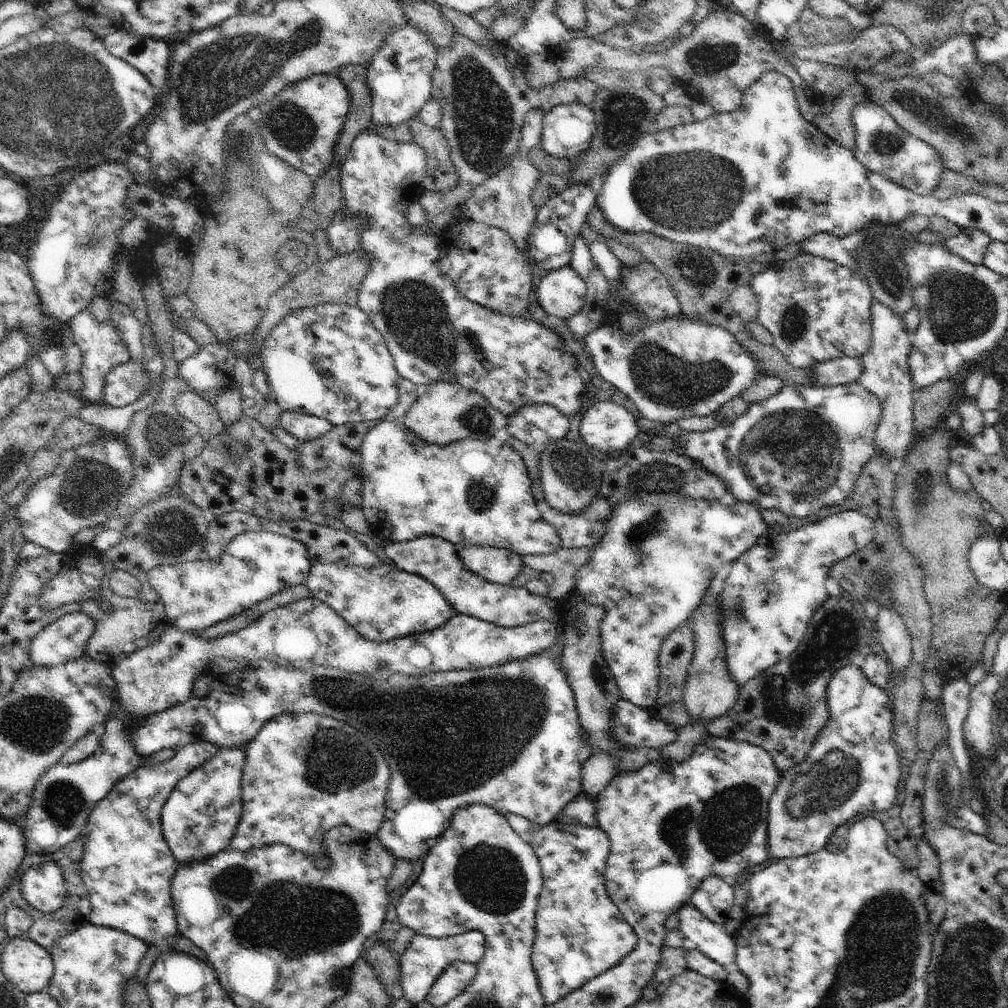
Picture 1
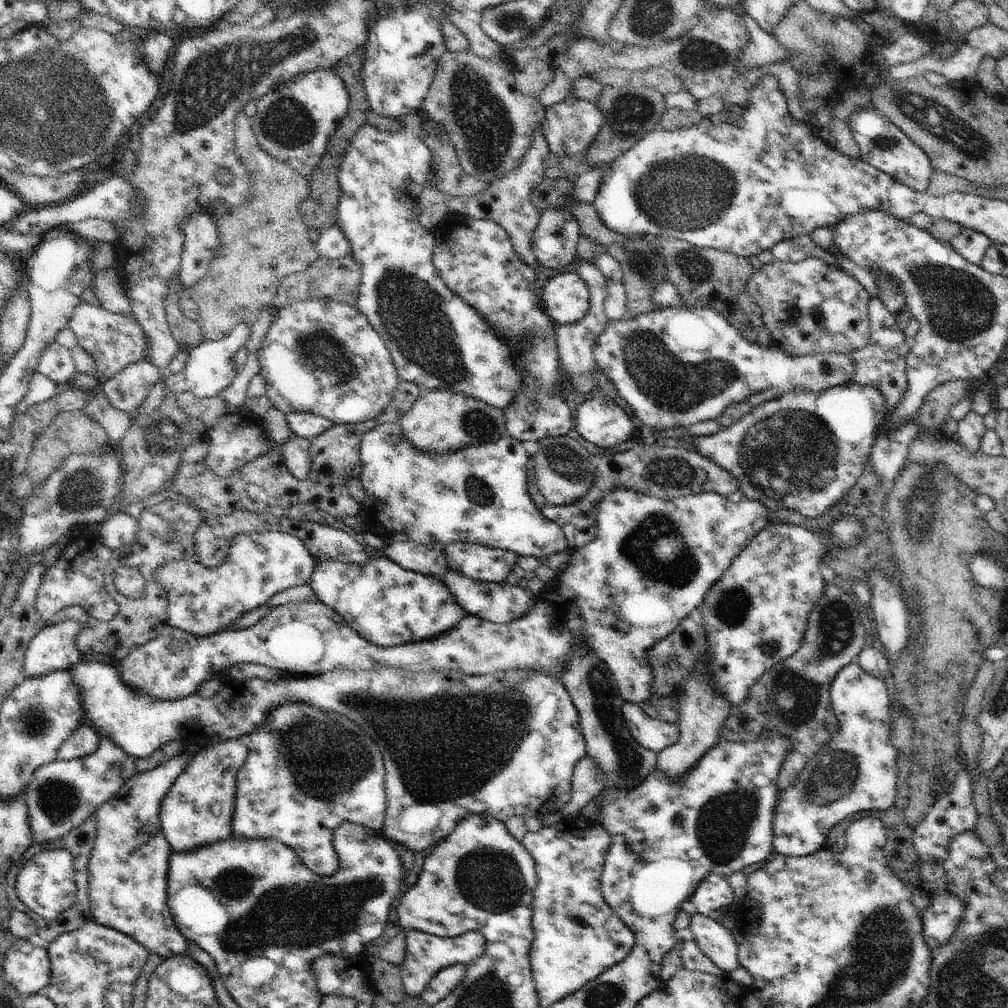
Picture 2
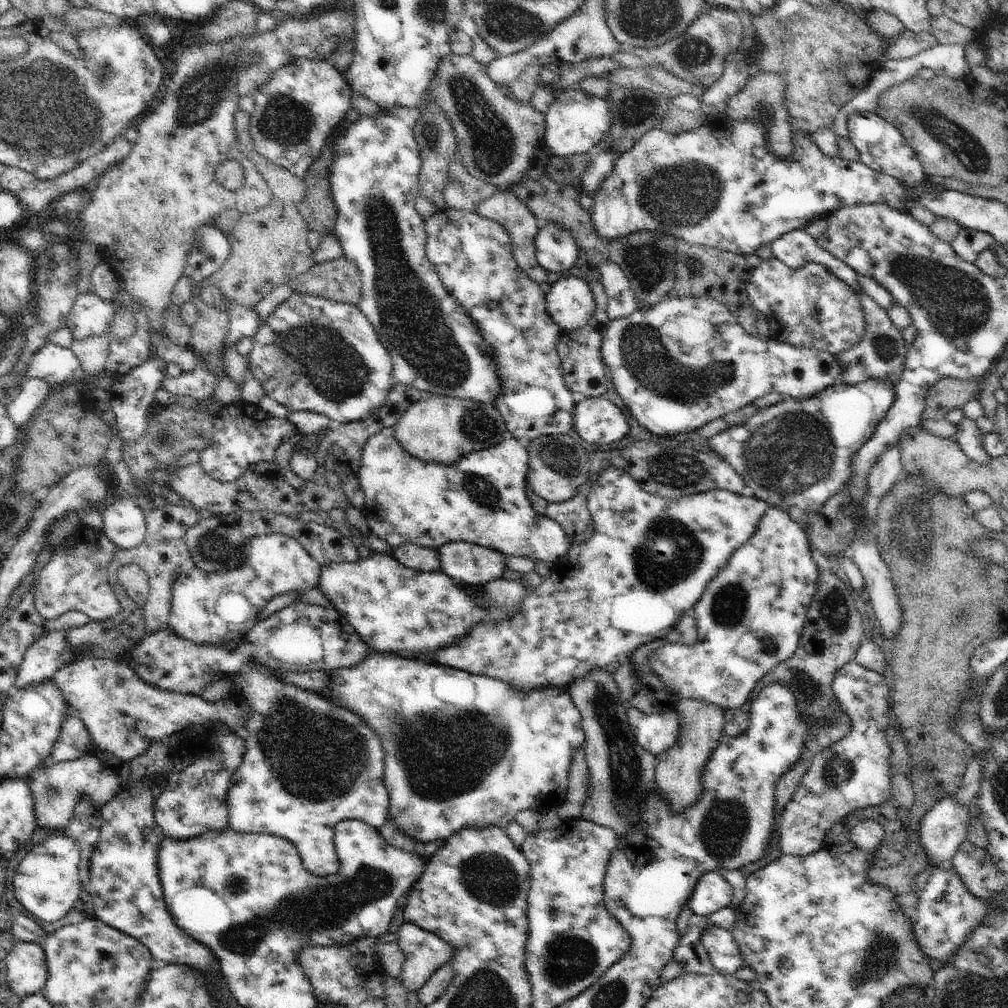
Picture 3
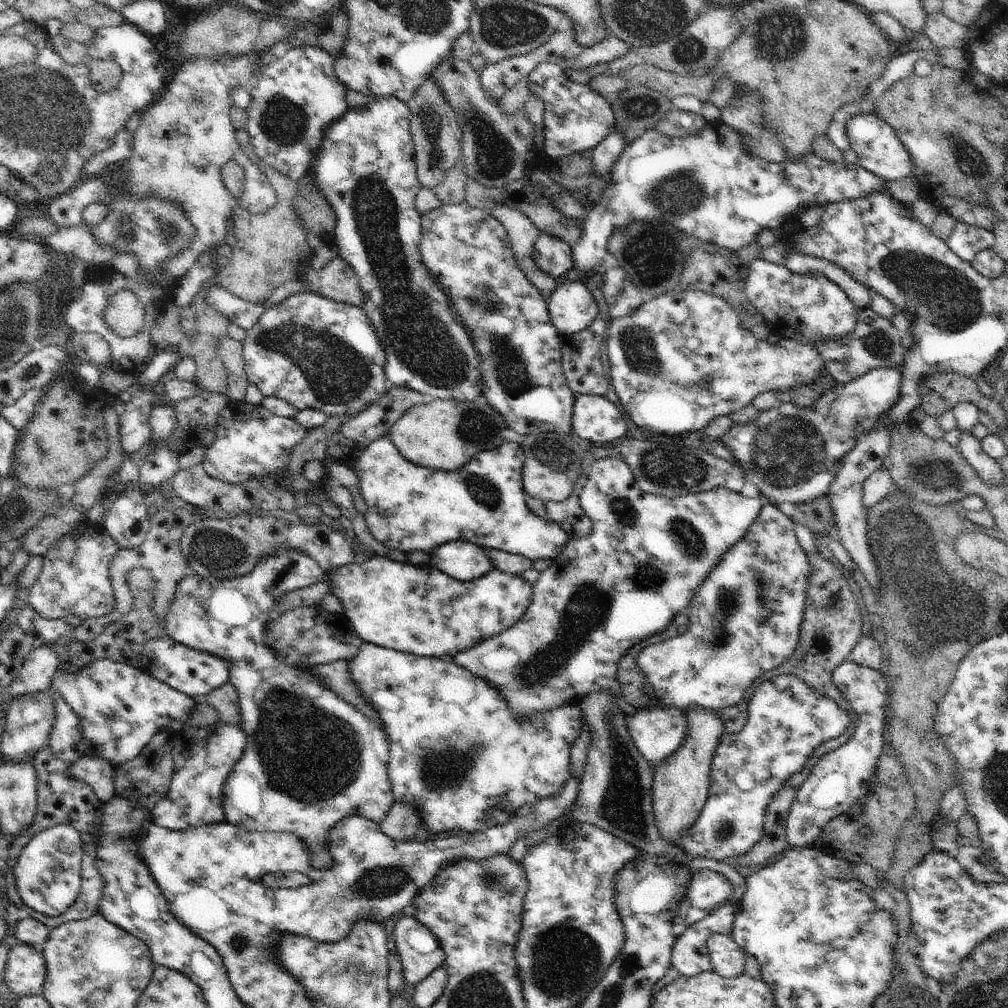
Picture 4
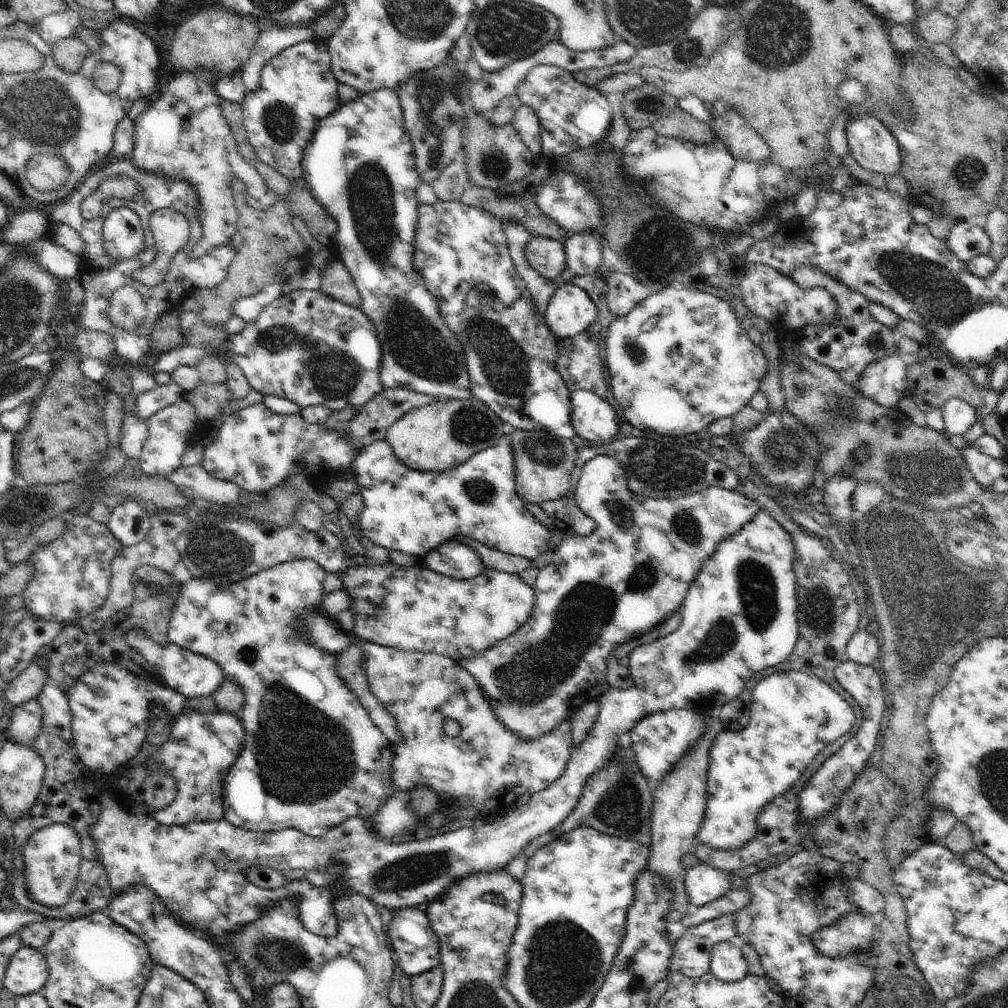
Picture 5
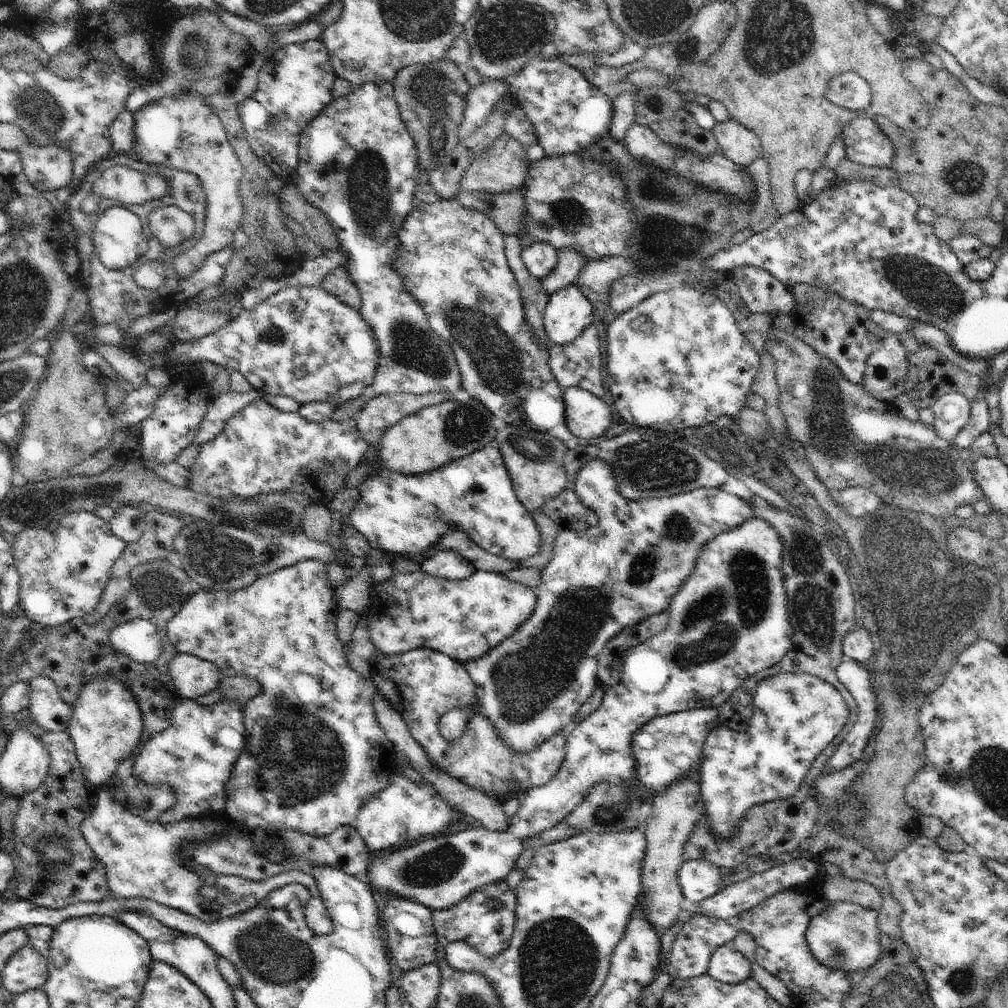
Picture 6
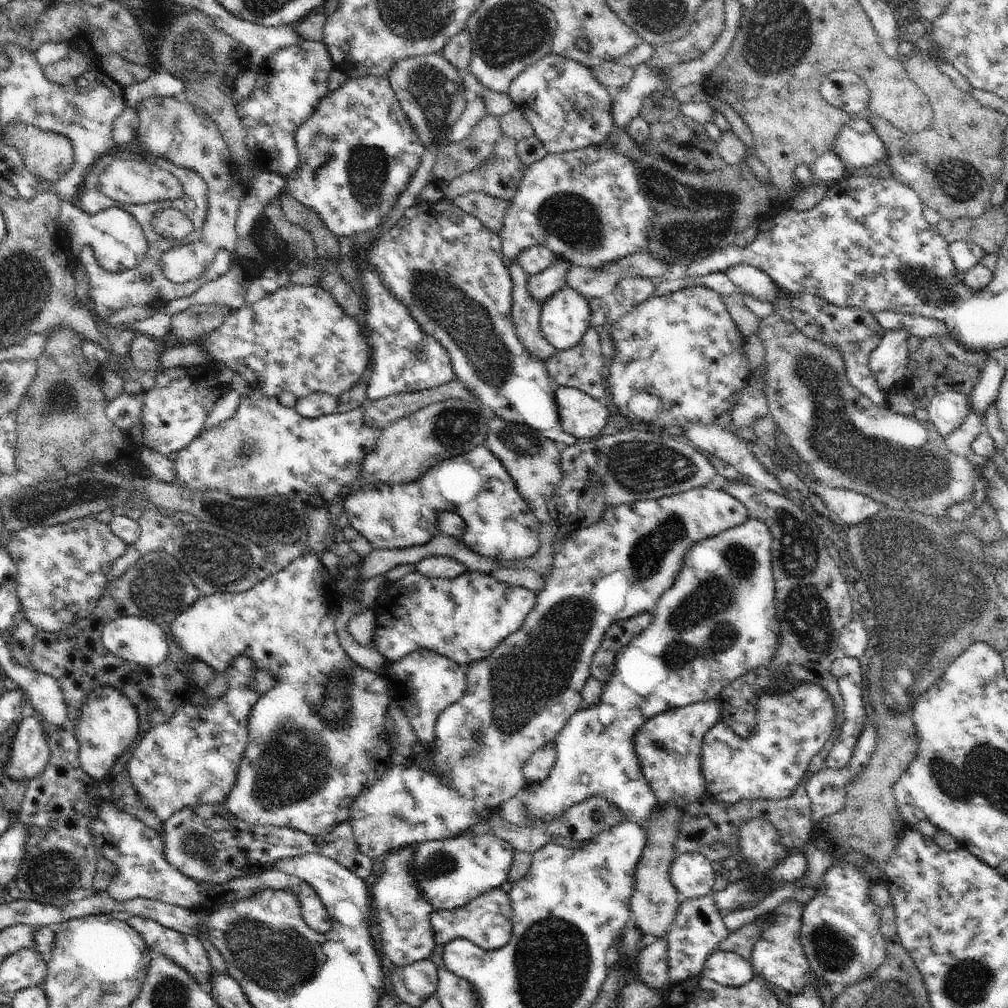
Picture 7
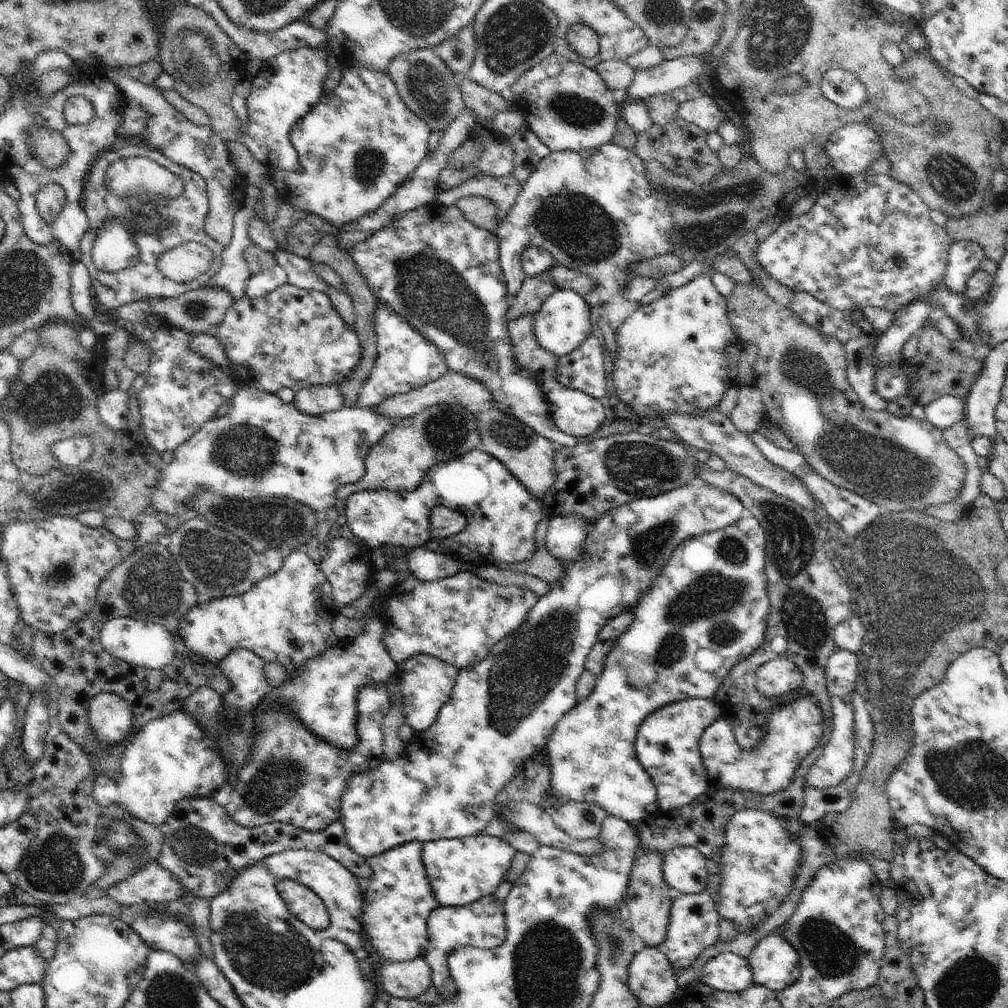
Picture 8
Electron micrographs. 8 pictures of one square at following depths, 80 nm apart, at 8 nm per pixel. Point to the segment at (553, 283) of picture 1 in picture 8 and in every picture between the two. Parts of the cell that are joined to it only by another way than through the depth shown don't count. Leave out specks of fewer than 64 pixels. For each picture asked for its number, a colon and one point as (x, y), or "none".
2: (565, 298)
3: (569, 301)
4: (572, 308)
5: (570, 311)
6: (568, 313)
7: (565, 316)
8: (562, 323)

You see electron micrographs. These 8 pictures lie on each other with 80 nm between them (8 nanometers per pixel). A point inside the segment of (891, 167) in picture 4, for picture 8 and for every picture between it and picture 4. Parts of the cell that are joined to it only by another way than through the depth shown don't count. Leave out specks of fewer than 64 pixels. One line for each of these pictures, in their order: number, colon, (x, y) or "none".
5: (870, 143)
6: (865, 142)
7: (857, 145)
8: (851, 149)

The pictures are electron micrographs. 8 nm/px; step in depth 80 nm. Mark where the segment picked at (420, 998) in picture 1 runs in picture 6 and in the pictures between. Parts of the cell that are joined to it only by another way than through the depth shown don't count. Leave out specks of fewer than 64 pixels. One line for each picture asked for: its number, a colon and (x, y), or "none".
2: (425, 955)
3: (425, 953)
4: (420, 952)
5: (417, 945)
6: (411, 940)

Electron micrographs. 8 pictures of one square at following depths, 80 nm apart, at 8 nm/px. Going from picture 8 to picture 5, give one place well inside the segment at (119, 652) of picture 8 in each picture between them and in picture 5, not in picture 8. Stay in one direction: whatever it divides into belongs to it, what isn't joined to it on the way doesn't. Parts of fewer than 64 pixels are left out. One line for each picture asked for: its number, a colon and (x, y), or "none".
5: (194, 676)
6: (138, 638)
7: (136, 639)

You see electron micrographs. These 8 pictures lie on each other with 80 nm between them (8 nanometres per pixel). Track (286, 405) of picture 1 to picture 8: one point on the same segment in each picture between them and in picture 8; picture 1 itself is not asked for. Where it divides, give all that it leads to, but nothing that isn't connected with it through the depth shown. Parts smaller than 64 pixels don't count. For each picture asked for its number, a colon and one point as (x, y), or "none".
2: (322, 357)
3: (314, 354)
4: (314, 352)
5: (306, 347)
6: (303, 343)
7: (298, 339)
8: (294, 338)

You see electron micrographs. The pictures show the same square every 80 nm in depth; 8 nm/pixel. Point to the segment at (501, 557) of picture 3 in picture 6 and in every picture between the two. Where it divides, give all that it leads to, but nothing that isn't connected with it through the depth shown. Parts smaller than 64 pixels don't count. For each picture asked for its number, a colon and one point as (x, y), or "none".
4: (464, 561)
5: (455, 560)
6: (449, 564)

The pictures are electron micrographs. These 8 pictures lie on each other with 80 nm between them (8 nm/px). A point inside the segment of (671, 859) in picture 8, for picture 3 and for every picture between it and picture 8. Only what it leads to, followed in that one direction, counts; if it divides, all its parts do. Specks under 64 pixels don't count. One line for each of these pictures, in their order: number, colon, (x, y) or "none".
3: (712, 892)
4: (708, 889)
5: (704, 884)
6: (699, 879)
7: (692, 874)

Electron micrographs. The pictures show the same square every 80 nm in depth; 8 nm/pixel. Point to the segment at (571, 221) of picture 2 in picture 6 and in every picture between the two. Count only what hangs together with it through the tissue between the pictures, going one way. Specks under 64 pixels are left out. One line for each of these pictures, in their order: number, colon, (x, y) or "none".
3: (556, 250)
4: (552, 255)
5: (545, 255)
6: (541, 257)

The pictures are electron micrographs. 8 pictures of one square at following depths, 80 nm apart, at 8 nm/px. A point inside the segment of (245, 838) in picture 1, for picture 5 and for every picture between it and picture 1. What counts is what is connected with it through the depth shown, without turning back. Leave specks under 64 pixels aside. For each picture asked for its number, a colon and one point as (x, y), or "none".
2: (307, 771)
3: (302, 774)
4: (311, 759)
5: (312, 759)

